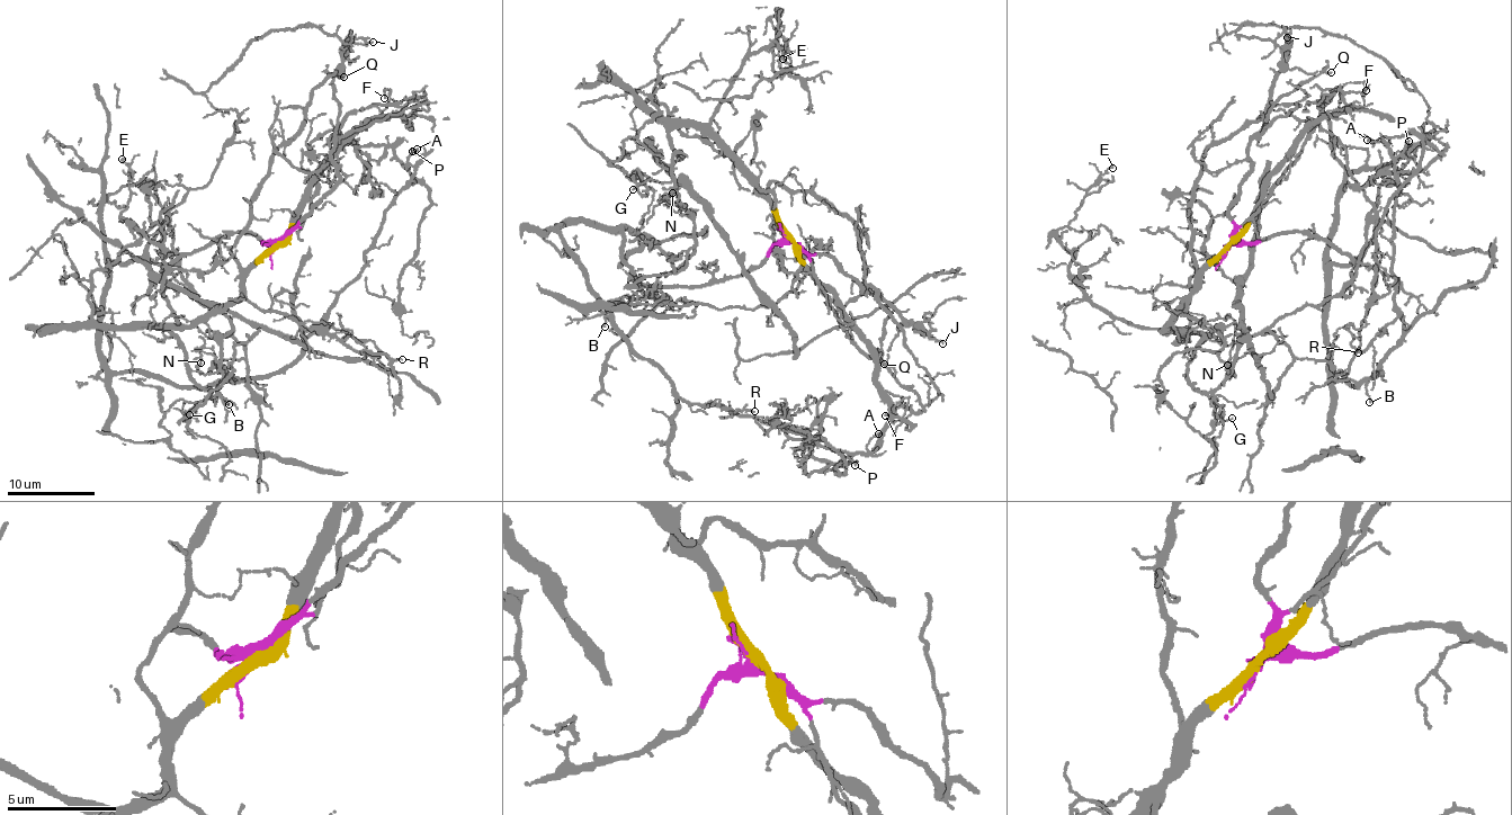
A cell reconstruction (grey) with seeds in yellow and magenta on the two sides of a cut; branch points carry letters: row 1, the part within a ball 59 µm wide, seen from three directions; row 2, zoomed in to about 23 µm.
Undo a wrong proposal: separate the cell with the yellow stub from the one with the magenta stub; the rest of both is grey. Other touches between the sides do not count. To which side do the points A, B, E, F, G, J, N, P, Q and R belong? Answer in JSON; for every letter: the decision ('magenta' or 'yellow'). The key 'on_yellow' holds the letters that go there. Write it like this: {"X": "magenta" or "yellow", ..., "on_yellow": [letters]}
{"A": "magenta", "B": "magenta", "E": "yellow", "F": "yellow", "G": "yellow", "J": "yellow", "N": "yellow", "P": "magenta", "Q": "magenta", "R": "magenta", "on_yellow": ["E", "F", "G", "J", "N"]}

